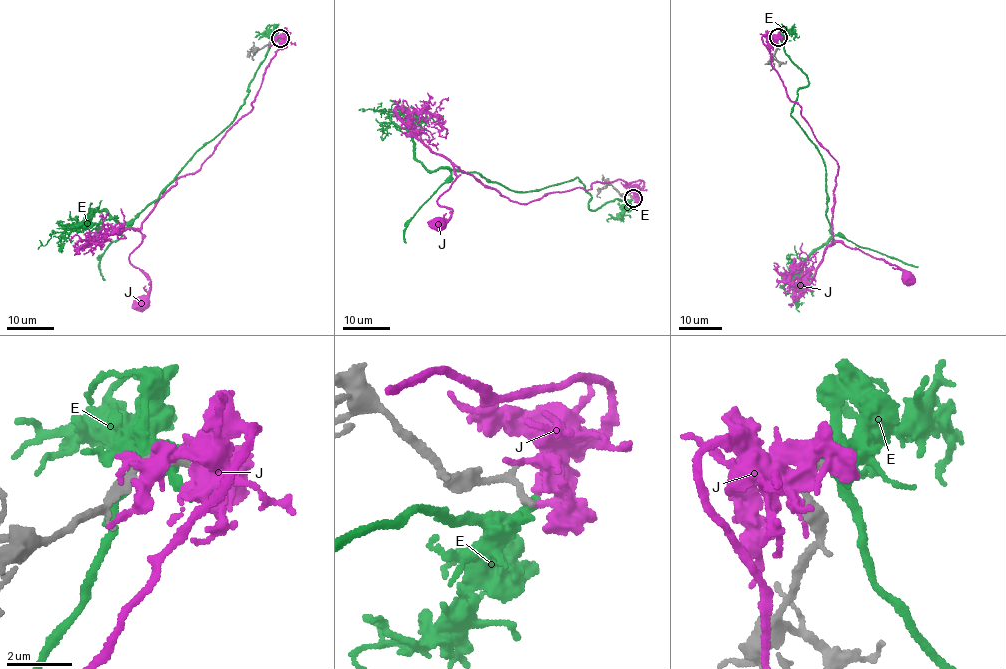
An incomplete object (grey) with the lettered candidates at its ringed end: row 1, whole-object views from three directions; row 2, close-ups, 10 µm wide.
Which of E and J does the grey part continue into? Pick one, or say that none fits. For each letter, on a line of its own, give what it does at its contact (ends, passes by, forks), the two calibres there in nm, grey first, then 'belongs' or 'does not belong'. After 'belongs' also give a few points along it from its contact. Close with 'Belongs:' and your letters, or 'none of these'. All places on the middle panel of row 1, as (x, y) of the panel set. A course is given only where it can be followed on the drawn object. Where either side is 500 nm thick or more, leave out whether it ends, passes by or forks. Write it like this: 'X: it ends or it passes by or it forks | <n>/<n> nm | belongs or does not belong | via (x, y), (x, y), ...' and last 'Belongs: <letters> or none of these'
E: it passes by | 140/320 nm | does not belong
J: it ends | 140/280 nm | does not belong
Belongs: none of these

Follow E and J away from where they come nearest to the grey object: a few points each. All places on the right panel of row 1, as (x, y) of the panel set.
E: (778, 37), (808, 82), (797, 91), (791, 116), (822, 159), (834, 241), (821, 245), (792, 280), (799, 312)
J: (778, 36), (763, 36), (771, 64), (815, 138), (837, 163), (832, 243), (841, 241), (896, 265), (905, 277)

